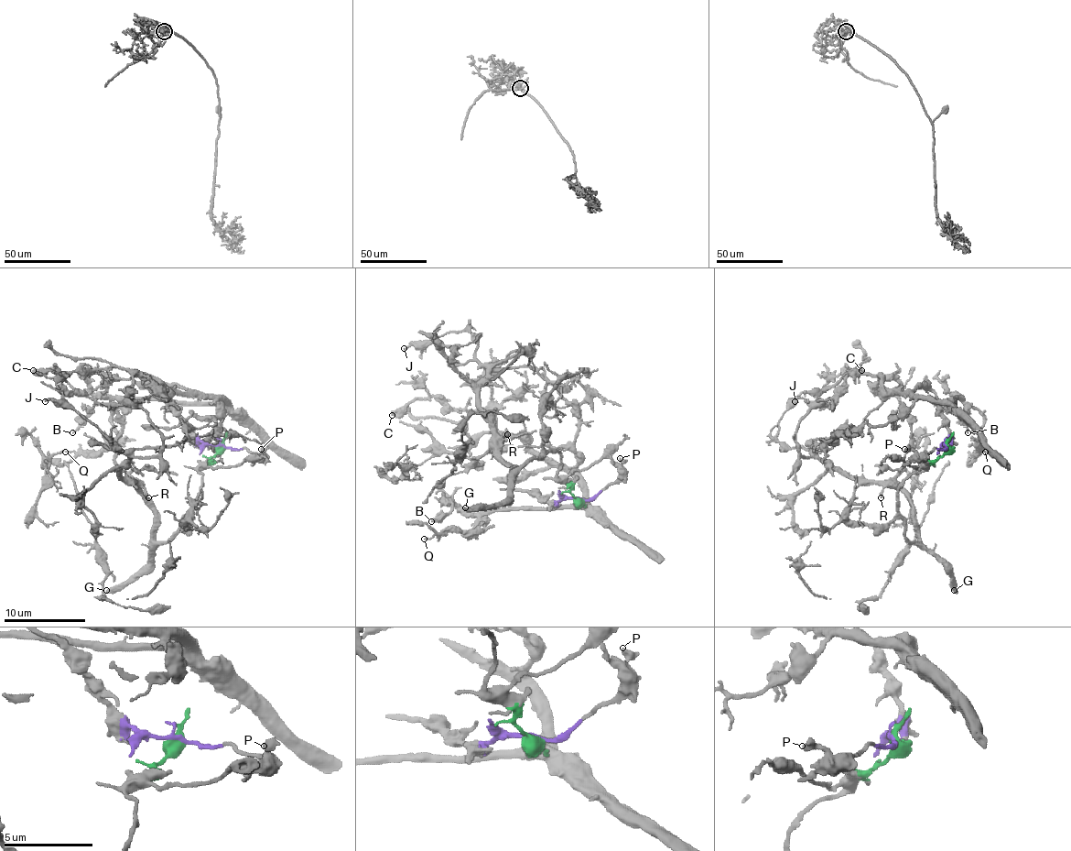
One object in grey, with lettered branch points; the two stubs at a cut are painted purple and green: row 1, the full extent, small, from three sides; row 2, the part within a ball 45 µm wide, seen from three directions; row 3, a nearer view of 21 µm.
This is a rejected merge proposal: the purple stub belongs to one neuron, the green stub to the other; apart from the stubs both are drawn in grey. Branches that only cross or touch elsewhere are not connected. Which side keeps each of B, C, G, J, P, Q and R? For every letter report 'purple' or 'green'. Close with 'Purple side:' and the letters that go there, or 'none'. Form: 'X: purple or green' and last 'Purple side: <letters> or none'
B: purple
C: purple
G: green
J: green
P: purple
Q: purple
R: green
Purple side: B, C, P, Q

